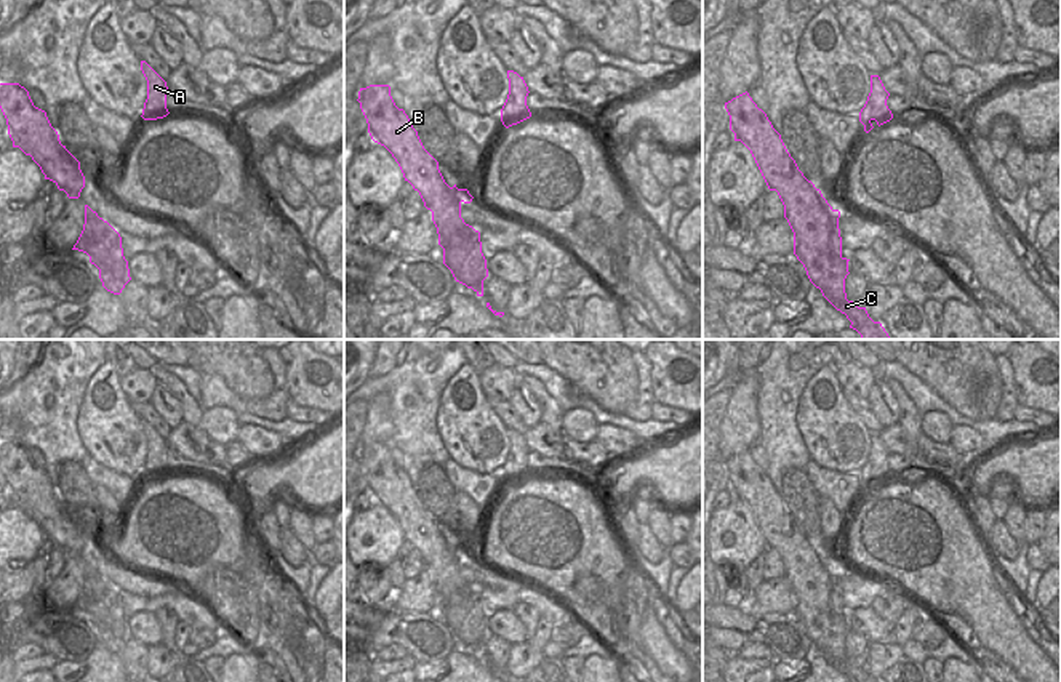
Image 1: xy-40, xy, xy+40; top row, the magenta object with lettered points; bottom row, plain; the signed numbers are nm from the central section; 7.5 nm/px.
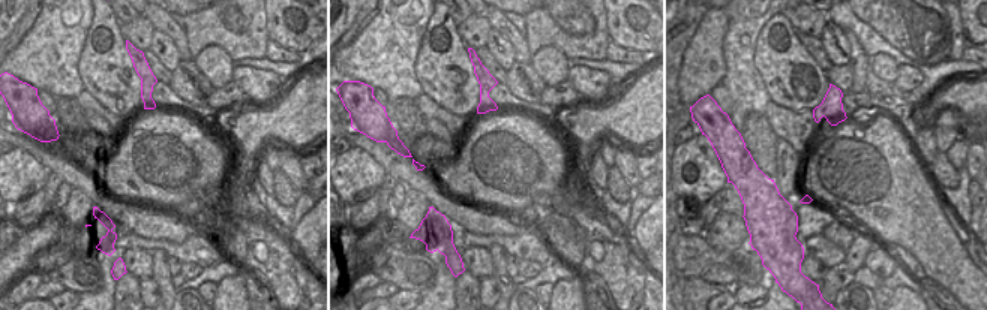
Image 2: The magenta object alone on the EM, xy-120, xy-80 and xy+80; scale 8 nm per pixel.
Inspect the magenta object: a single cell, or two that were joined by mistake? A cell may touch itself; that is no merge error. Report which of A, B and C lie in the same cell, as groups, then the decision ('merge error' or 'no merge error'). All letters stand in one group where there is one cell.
groups A / B C; merge error

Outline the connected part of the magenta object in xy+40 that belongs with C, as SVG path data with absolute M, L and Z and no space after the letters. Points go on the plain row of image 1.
M747 450L725 461L725 467L735 499L751 509L768 548L776 549L784 564L784 576L794 591L794 613L803 623L810 640L851 682L880 682L869 676L866 666L847 658L850 618L829 607L832 589L827 588L827 580L834 568L799 528L767 472Z

